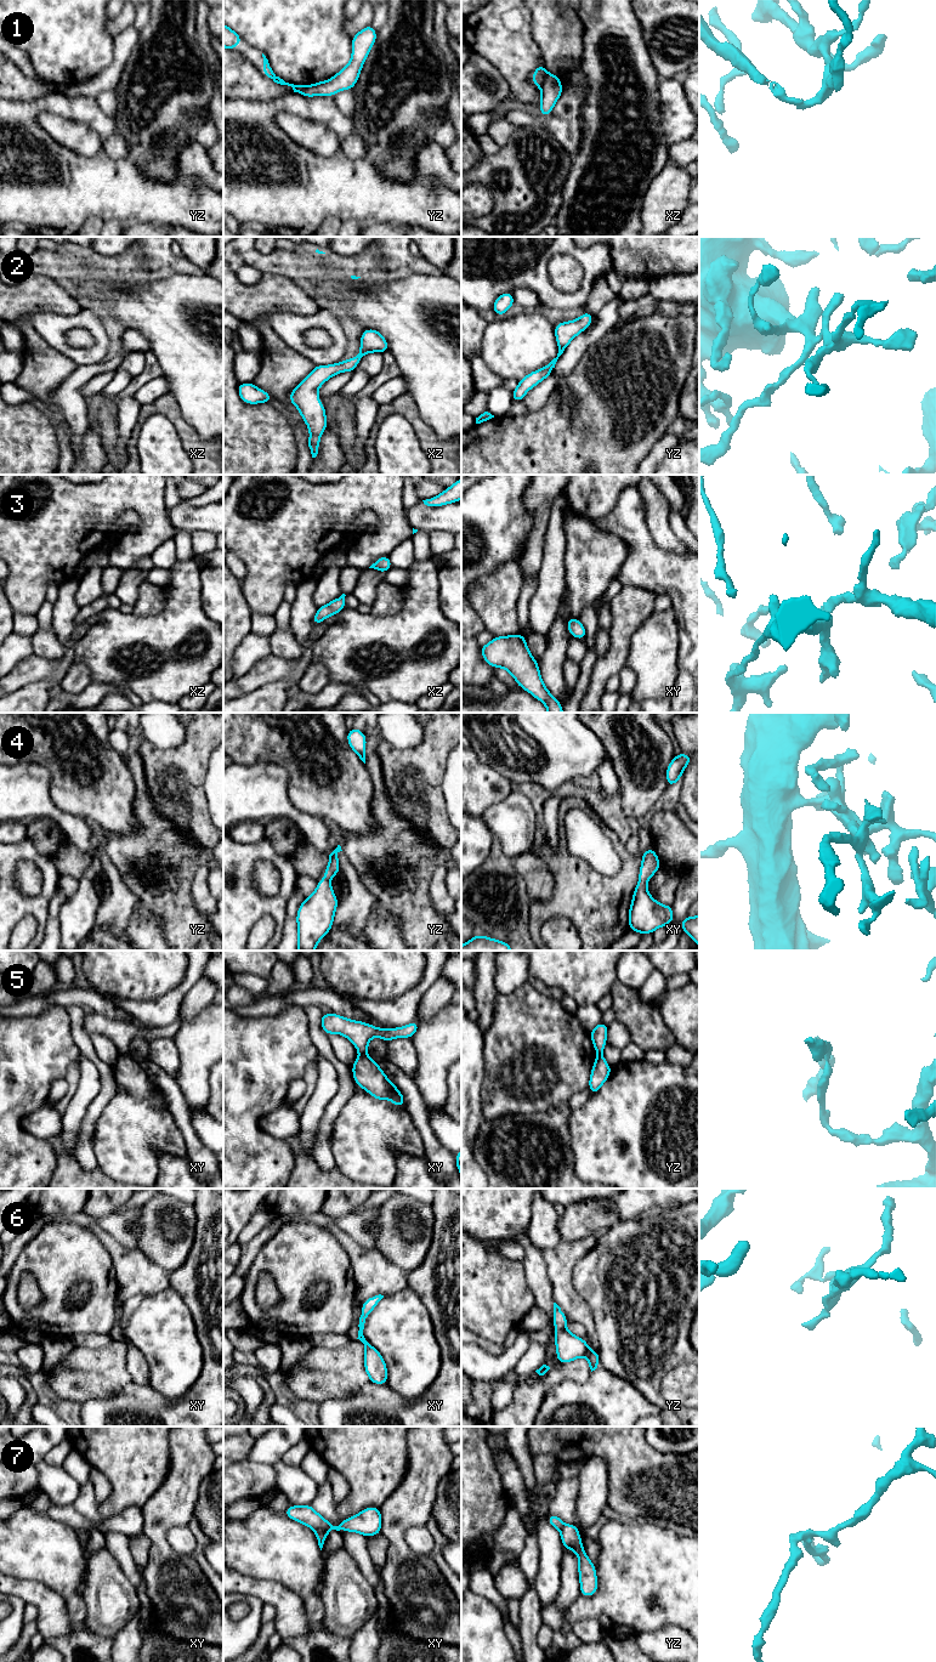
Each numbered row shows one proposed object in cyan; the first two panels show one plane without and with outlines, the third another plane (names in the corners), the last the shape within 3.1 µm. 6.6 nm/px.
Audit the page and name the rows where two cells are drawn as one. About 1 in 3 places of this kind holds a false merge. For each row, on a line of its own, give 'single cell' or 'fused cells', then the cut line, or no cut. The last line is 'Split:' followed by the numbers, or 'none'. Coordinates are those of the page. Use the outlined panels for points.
1: fused cells | xz (548, 73), (540, 88)
2: single cell | no cut
3: single cell | no cut
4: single cell | no cut
5: fused cells | xy (366, 1053), (361, 1055)
6: single cell | no cut
7: fused cells | xy (329, 1529), (322, 1529), (316, 1532)
Split: 1, 5, 7

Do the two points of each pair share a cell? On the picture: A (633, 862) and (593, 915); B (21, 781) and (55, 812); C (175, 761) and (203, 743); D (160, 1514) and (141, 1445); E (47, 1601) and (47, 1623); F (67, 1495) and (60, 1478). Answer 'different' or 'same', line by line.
A: same
B: same
C: same
D: different
E: same
F: same

